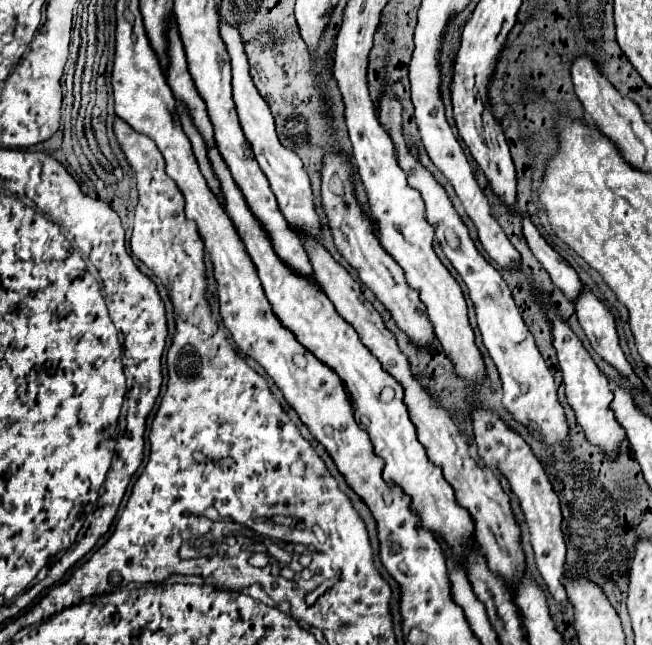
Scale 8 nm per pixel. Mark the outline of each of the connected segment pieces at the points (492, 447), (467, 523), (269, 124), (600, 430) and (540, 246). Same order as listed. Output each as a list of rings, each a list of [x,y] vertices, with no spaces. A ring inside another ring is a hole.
[[[478,406],[472,412],[474,418],[474,436],[478,444],[478,454],[484,466],[498,468],[502,476],[510,482],[512,492],[518,496],[522,512],[526,516],[526,524],[530,530],[530,542],[534,548],[536,566],[554,598],[556,604],[566,604],[566,588],[564,588],[564,568],[566,568],[566,544],[562,536],[562,512],[560,512],[560,500],[556,492],[552,490],[552,484],[538,462],[538,458],[532,454],[530,446],[522,440],[520,434],[516,434],[510,426],[506,426],[496,414],[486,412],[482,406]]]
[[[174,14],[168,16],[168,32],[166,34],[168,34],[168,68],[166,68],[168,70],[166,72],[168,84],[174,92],[174,98],[180,100],[186,106],[192,124],[196,126],[196,130],[200,132],[200,136],[206,142],[208,160],[210,160],[212,172],[216,174],[216,178],[220,182],[220,192],[224,196],[226,212],[228,212],[230,220],[236,224],[236,230],[238,230],[248,254],[252,256],[252,262],[258,268],[260,282],[264,286],[266,298],[272,304],[274,314],[278,316],[278,320],[288,330],[292,330],[292,334],[298,338],[298,342],[304,348],[308,348],[316,358],[320,358],[324,364],[328,364],[342,378],[342,382],[348,390],[352,408],[354,408],[356,424],[368,432],[374,454],[384,460],[384,480],[398,484],[404,490],[404,494],[412,498],[410,508],[418,516],[418,526],[432,532],[434,536],[440,536],[444,540],[452,560],[456,562],[456,566],[464,570],[464,562],[466,562],[466,558],[472,552],[474,542],[476,542],[476,526],[474,526],[470,512],[466,508],[458,506],[458,502],[454,498],[454,490],[444,480],[442,470],[428,460],[424,446],[418,442],[416,426],[412,424],[408,406],[404,404],[404,388],[388,372],[384,372],[378,358],[372,356],[372,352],[360,342],[356,330],[336,312],[332,302],[322,292],[320,284],[316,280],[308,278],[308,276],[298,274],[294,268],[286,266],[280,260],[280,256],[274,252],[268,232],[256,220],[256,216],[248,210],[246,198],[242,196],[240,188],[232,180],[228,166],[222,162],[224,158],[216,150],[212,122],[208,118],[206,104],[200,98],[200,94],[194,86],[194,80],[188,72],[186,52],[184,52],[182,40],[180,40],[180,32],[178,32],[178,24],[176,24]],[[386,386],[392,386],[396,390],[396,396],[394,396],[392,402],[380,402],[380,392]]]
[[[218,14],[218,22],[220,22],[220,38],[226,44],[226,50],[230,54],[230,64],[232,64],[232,98],[238,110],[238,118],[240,118],[240,126],[244,130],[246,140],[250,142],[254,156],[262,168],[262,172],[266,174],[272,192],[276,194],[280,212],[284,214],[284,218],[290,222],[290,226],[296,230],[304,230],[316,238],[320,238],[320,222],[318,222],[318,214],[314,210],[314,198],[312,198],[312,188],[310,188],[310,180],[308,174],[302,166],[302,160],[288,148],[284,148],[276,136],[274,130],[274,118],[270,114],[270,106],[266,104],[266,100],[258,94],[254,80],[250,76],[250,66],[248,66],[248,56],[244,52],[244,40],[240,36],[240,32],[230,26],[228,22],[224,22],[224,18]]]
[[[550,310],[548,316],[550,316],[550,322],[552,322],[554,348],[558,352],[558,362],[560,362],[560,370],[562,370],[562,376],[564,376],[568,404],[574,408],[576,420],[584,428],[588,442],[592,446],[598,446],[608,460],[614,460],[618,456],[618,448],[620,448],[622,440],[626,438],[626,432],[620,426],[620,422],[616,420],[614,410],[610,408],[614,394],[608,386],[608,378],[598,370],[598,366],[594,364],[594,360],[590,358],[588,350],[582,346],[578,336],[572,330],[566,330],[566,324],[562,322],[562,318],[560,316],[556,318],[554,310]]]
[[[524,220],[524,236],[532,254],[542,262],[542,266],[550,274],[554,286],[560,288],[570,302],[576,302],[576,298],[580,298],[584,290],[584,284],[578,278],[576,270],[556,250],[548,246],[548,242],[538,234],[536,226],[530,220]]]

